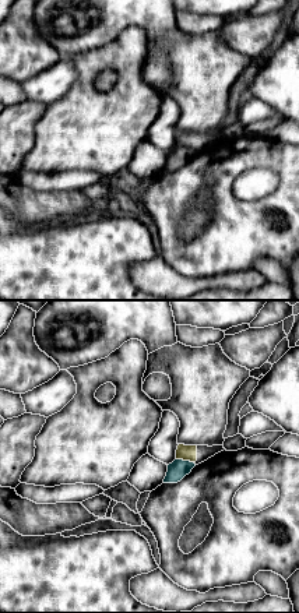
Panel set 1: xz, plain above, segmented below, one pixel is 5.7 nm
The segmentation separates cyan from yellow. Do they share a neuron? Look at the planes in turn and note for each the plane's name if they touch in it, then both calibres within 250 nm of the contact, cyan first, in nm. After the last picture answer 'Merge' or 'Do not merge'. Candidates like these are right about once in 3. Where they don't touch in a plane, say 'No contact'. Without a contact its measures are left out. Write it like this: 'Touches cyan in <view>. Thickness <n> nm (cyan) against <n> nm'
Touches cyan in xz. Thickness 110 nm (cyan) against 100 nm

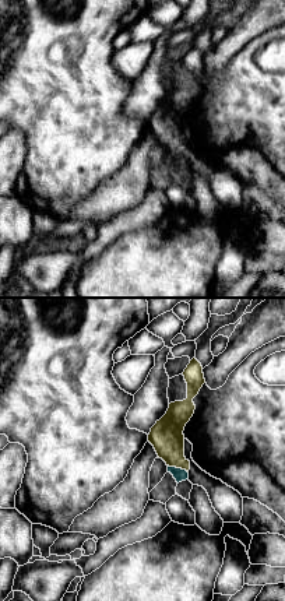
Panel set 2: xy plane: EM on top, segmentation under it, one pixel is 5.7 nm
Touches cyan in xy. Thickness 70 nm (cyan) against 190 nm

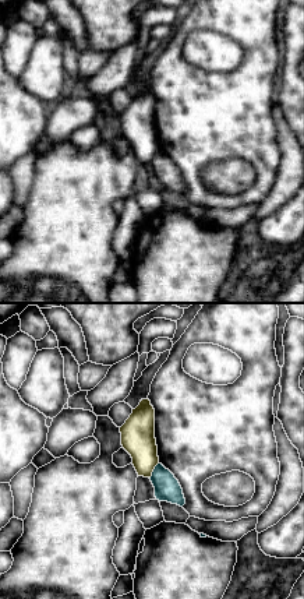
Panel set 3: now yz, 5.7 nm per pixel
Touches cyan in yz. Thickness 140 nm (cyan) against 190 nm

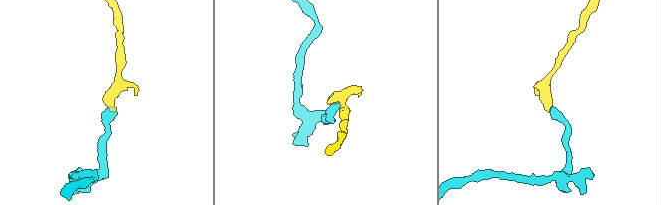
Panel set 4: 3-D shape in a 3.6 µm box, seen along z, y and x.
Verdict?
Do not merge

